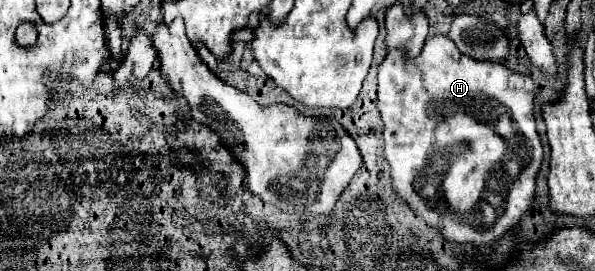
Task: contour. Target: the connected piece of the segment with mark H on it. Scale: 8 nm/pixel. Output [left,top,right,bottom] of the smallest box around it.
[377,36,543,246]

